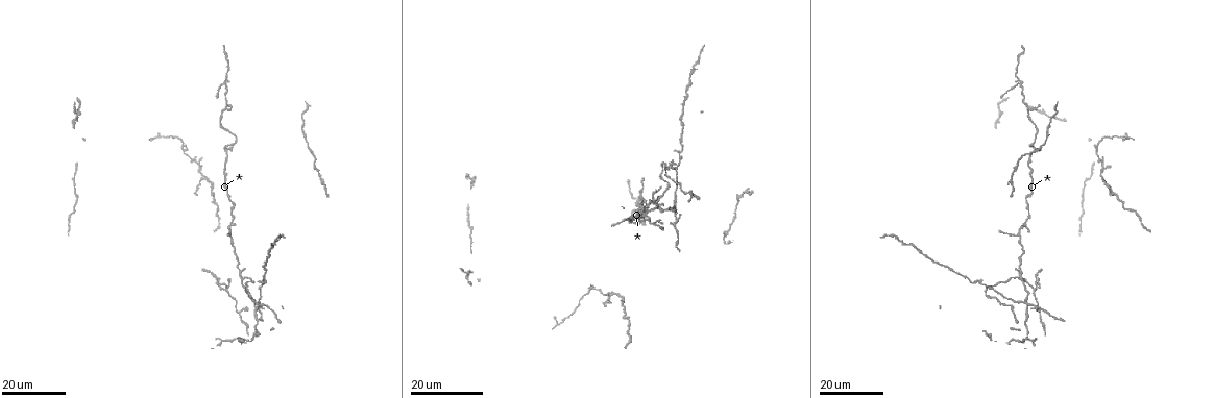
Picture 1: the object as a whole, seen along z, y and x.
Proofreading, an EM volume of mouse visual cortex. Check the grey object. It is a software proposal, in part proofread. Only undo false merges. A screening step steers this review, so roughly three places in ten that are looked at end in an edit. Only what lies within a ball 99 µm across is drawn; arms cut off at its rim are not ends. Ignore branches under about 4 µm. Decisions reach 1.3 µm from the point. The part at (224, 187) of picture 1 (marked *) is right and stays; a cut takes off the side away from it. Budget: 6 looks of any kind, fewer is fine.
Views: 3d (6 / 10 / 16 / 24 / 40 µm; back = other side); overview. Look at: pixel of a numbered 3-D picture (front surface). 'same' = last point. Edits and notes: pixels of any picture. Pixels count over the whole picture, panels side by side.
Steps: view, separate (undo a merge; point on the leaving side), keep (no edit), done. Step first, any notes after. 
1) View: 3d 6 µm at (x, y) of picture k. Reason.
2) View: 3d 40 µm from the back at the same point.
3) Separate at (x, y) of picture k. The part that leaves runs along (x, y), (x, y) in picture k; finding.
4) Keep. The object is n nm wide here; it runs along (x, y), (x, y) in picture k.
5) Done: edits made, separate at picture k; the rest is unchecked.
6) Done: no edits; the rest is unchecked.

View: 3d 16 µm at (223, 150) of picture 1. Three arms meet.

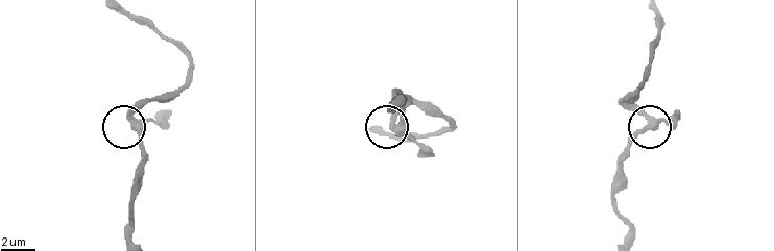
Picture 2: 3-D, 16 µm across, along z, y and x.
View: 3d 10 µm at (399, 129) of picture 2.

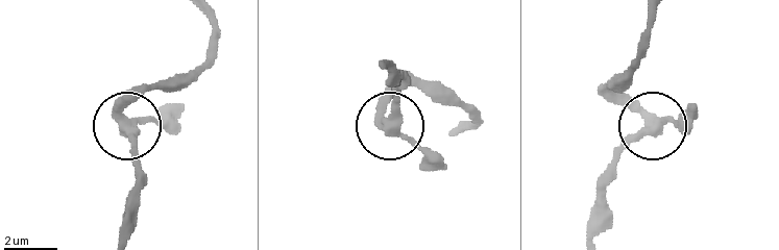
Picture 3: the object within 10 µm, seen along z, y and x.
Keep. The object is 330 nm wide here; it runs along (124, 236), (124, 209), (138, 176), (124, 122), (128, 91) in picture 3; continuous, no second neuron.

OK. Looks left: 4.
View: 3d 24 µm at (225, 84) of picture 1. Four-way junction.

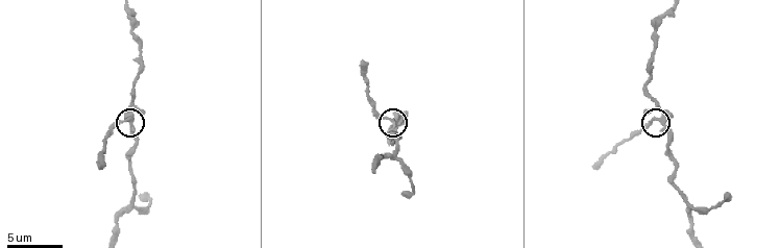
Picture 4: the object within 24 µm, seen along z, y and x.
View: 3d 10 µm at (130, 118) of picture 4. Zoom in.

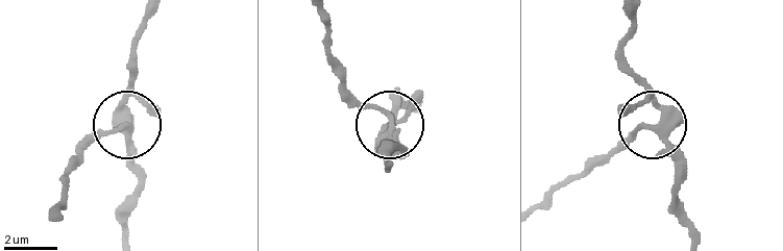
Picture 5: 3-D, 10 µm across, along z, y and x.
Keep. The side arm is 9 µm long; one neuron here.

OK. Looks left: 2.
View: 3d 10 µm at (136, 207) of picture 4. A fork.

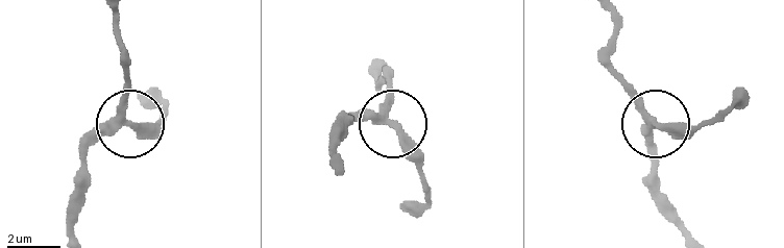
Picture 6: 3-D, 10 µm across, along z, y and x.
Keep. 3 arms meet here; it runs along (687, 233), (654, 166), (654, 126), (705, 126) in picture 6; continuous, no second neuron.

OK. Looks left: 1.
Done: no edits; the rest is unchecked.

